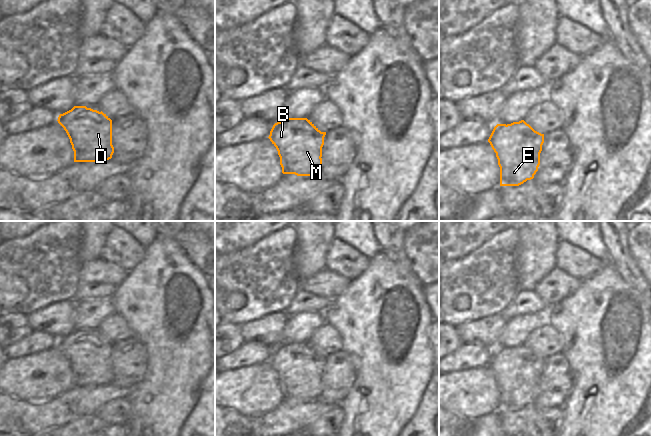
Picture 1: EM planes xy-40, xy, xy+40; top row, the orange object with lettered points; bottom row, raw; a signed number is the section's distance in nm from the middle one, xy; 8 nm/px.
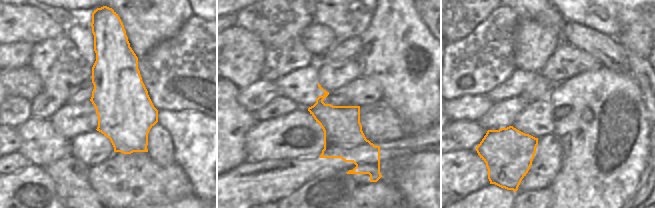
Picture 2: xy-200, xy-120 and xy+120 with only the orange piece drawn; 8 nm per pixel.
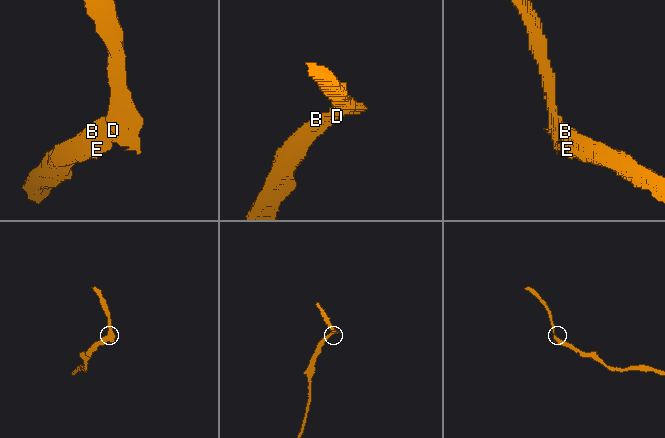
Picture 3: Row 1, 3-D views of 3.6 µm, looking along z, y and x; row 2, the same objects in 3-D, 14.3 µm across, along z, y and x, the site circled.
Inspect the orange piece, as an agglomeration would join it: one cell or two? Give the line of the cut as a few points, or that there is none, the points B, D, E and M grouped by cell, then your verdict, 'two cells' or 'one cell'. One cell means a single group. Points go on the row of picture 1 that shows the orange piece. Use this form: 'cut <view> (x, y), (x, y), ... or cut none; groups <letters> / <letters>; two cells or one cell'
cut xy (280, 121), (283, 125), (303, 127), (312, 136), (321, 156); groups B E M / D; two cells

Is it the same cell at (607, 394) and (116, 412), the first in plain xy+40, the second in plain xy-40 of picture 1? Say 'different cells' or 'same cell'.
different cells

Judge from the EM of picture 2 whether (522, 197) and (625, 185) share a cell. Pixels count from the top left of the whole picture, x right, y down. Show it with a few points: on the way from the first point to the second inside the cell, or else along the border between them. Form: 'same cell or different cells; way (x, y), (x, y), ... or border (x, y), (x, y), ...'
different cells; border (549, 186), (554, 197)

